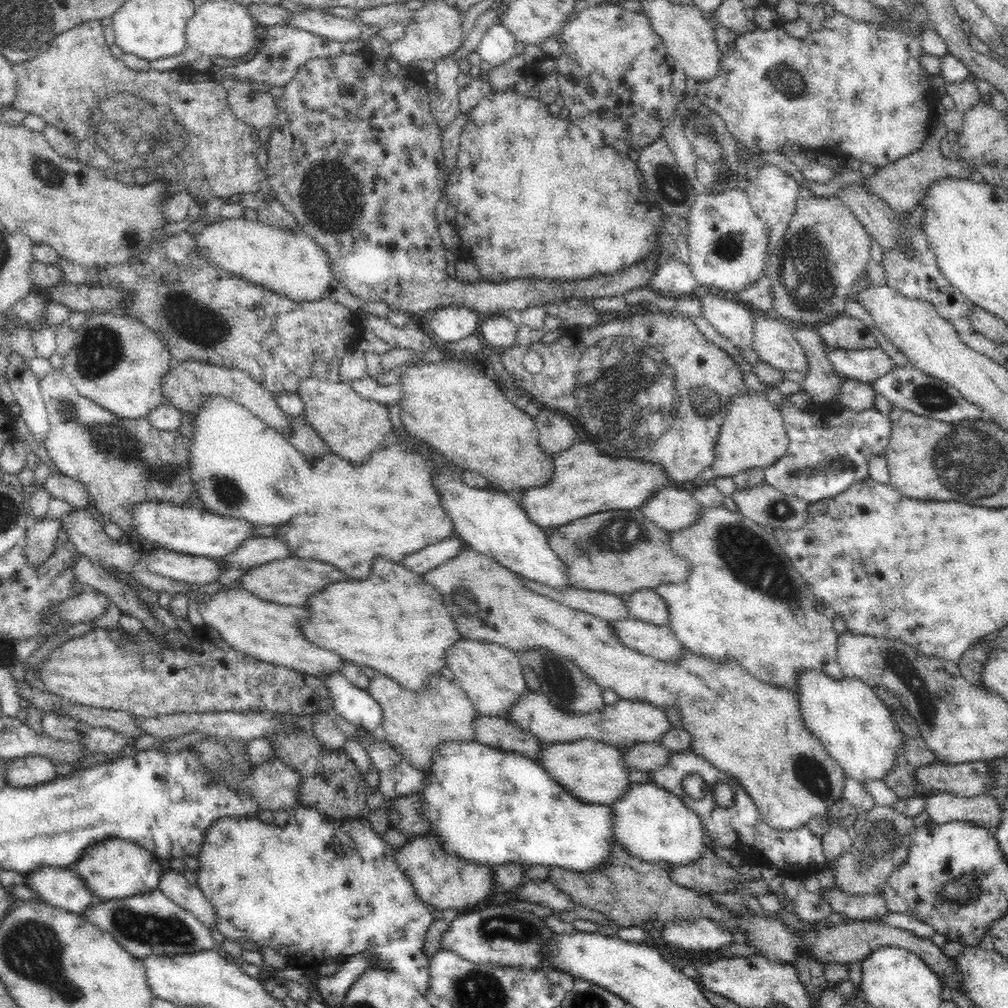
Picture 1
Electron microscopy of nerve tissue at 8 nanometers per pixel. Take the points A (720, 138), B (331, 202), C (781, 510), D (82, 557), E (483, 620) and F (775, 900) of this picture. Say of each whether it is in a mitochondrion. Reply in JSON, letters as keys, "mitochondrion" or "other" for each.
{"A":"mitochondrion","B":"mitochondrion","C":"mitochondrion","D":"other","E":"other","F":"other"}

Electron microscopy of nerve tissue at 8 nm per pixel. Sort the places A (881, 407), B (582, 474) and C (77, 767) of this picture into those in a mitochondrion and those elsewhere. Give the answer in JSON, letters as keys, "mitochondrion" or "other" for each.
{"A":"other","B":"other","C":"other"}

